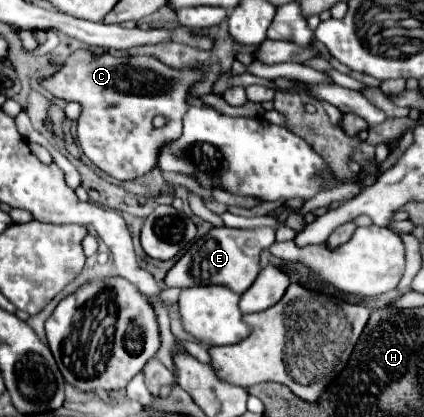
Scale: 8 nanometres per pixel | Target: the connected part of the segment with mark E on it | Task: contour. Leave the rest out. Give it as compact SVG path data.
M213 228L203 238L197 238L191 248L177 260L167 272L167 288L193 288L193 286L227 286L235 294L243 294L259 274L259 252L275 242L273 228L237 230L237 228Z

